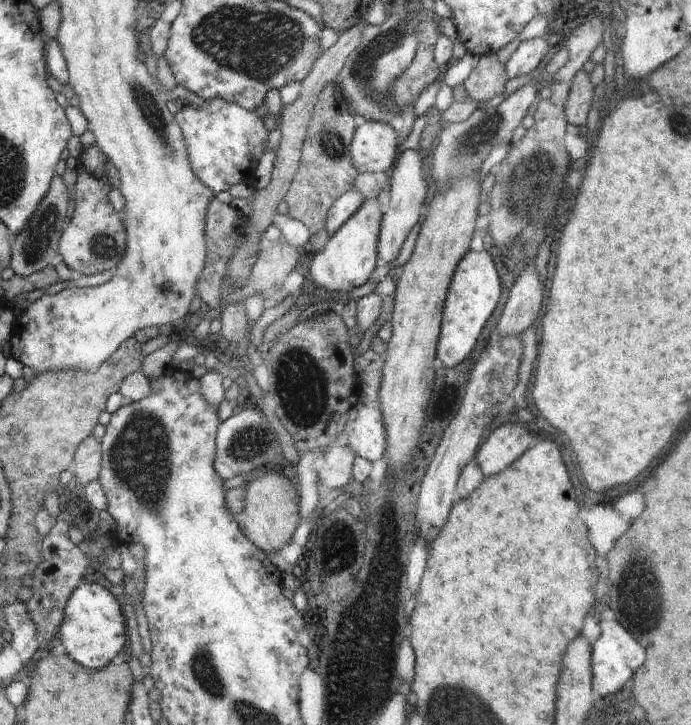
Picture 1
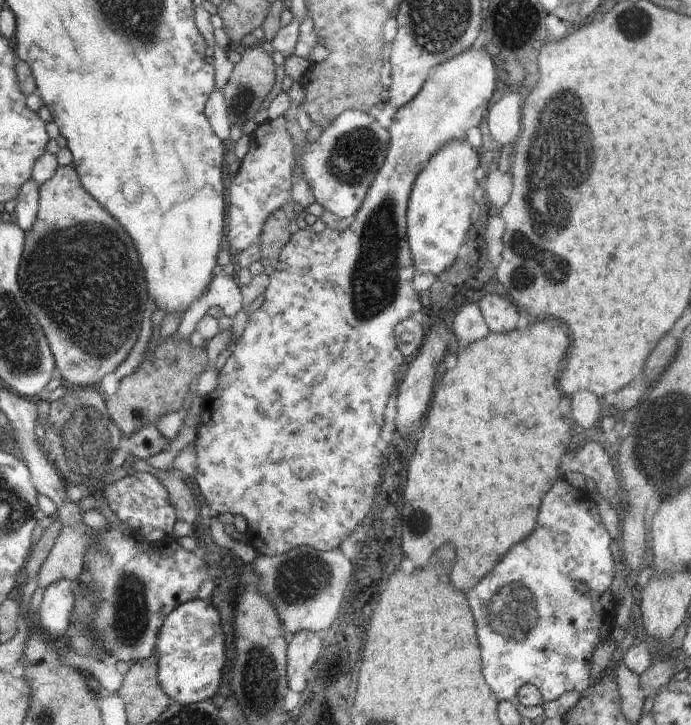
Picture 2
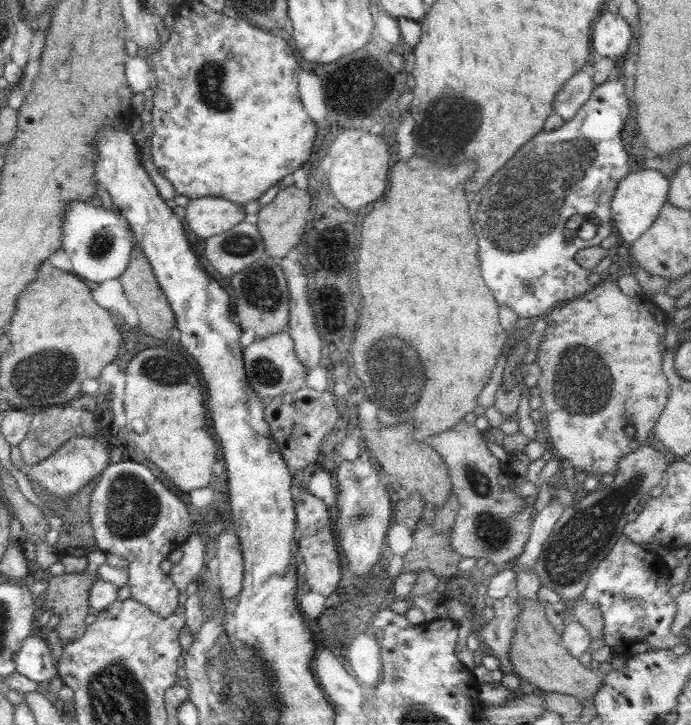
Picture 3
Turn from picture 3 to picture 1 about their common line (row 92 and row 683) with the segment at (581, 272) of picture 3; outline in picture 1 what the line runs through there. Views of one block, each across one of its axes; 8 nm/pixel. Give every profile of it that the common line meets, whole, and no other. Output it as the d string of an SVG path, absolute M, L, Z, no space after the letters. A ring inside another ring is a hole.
M601 620L599 626L600 638L592 644L591 648L592 688L596 700L626 688L628 680L632 680L634 672L644 664L646 658L644 648L618 622Z

